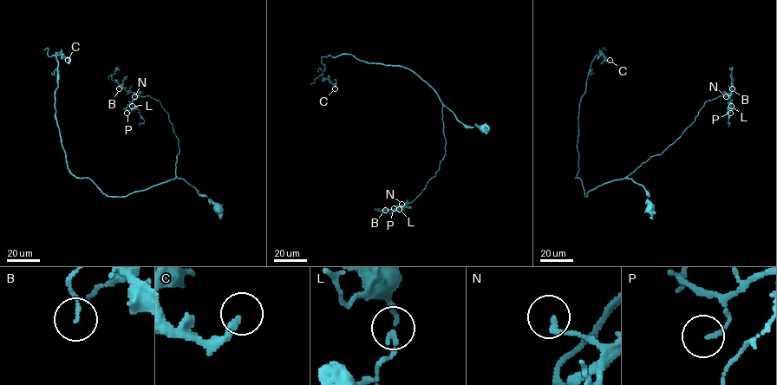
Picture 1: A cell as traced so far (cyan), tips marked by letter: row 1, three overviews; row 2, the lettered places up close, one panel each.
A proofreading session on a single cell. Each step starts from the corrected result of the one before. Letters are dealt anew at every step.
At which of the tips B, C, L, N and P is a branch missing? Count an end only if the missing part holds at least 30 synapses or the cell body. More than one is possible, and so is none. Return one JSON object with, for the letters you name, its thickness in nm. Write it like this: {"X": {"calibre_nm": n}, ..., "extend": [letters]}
{"N": {"calibre_nm": 170}, "extend": ["N"]}

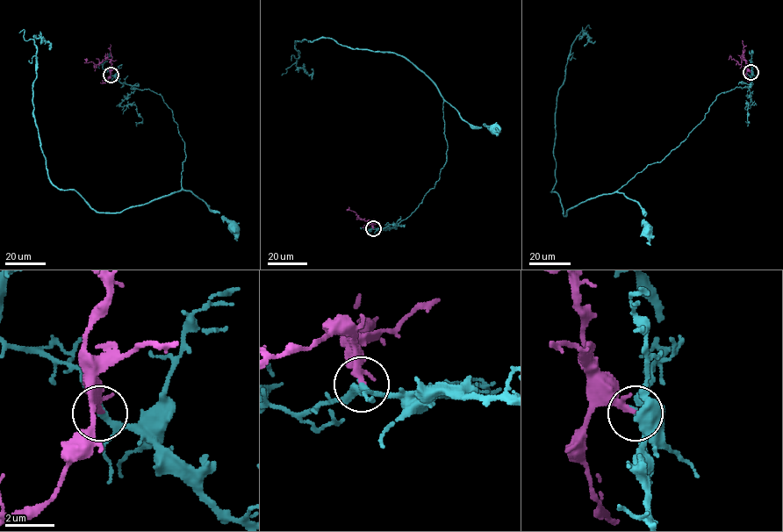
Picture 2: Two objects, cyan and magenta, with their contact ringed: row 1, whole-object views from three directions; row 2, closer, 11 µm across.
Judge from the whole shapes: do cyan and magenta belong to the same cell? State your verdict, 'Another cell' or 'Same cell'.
Same cell

